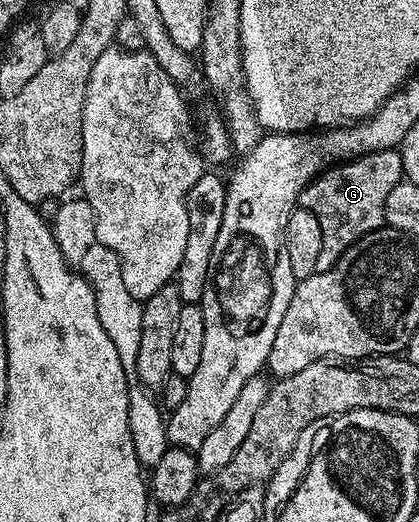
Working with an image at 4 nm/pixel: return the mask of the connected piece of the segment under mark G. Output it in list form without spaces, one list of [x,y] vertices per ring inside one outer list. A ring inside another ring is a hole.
[[[388,148],[382,152],[367,152],[364,156],[354,156],[352,160],[338,162],[319,173],[301,191],[300,207],[319,218],[323,230],[323,250],[319,250],[317,271],[322,272],[335,262],[359,238],[385,224],[385,203],[387,194],[402,183],[400,151]]]

